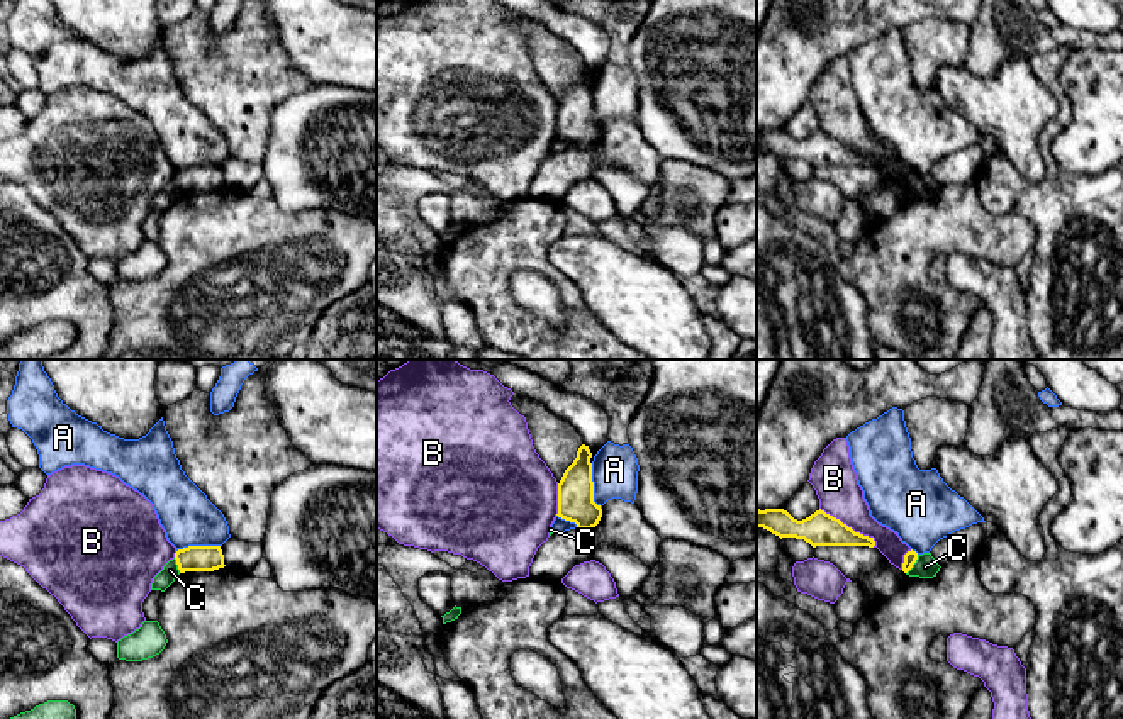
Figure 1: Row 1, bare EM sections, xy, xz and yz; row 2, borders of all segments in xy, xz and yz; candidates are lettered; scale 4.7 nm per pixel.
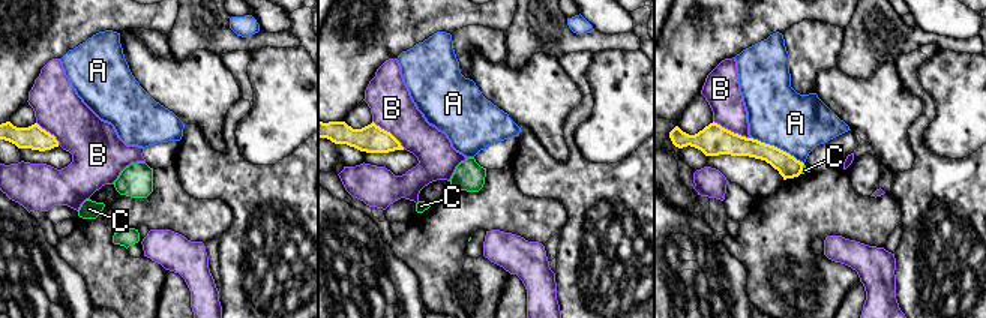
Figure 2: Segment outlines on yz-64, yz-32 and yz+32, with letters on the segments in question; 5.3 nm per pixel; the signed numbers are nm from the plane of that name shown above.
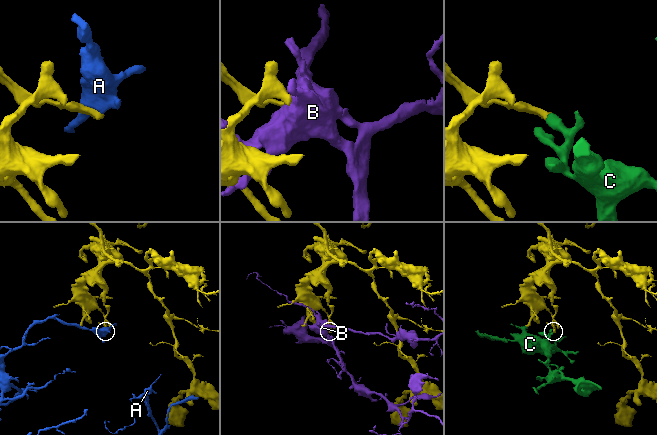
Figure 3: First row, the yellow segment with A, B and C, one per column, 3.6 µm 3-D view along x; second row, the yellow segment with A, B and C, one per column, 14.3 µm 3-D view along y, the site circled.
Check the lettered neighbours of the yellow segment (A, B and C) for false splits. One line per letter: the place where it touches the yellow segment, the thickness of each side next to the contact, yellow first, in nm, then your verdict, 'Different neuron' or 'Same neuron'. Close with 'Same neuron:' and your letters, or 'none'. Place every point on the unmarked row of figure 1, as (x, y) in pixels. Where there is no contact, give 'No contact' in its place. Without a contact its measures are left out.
A: Touches yellow at xz (592, 107). Thickness 180 nm (yellow) against 220 nm. Different neuron
B: Touches yellow at yz (847, 146). Thickness 160 nm (yellow) against 200 nm. Different neuron
C: Touches yellow at yz (913, 183). Thickness 60 nm (yellow) against 110 nm. Different neuron
Same neuron: none

